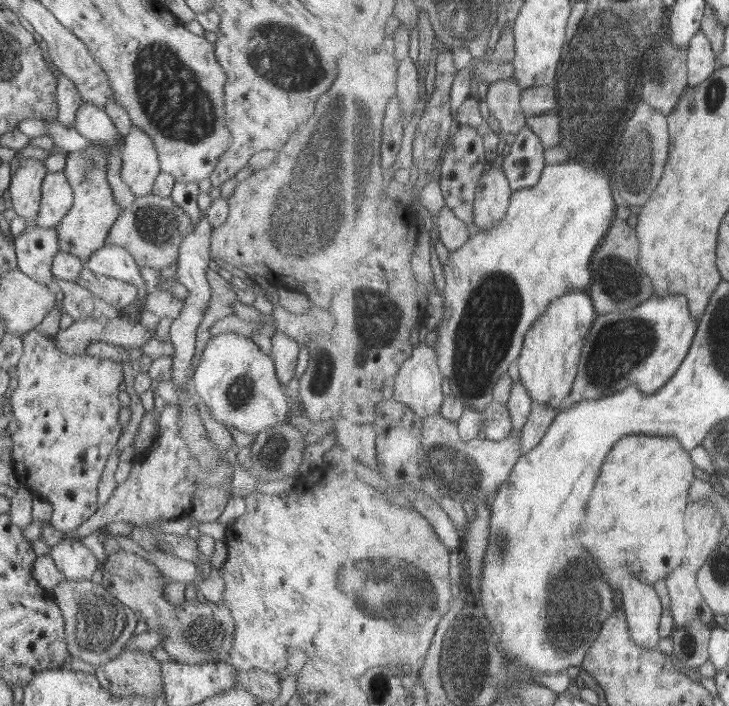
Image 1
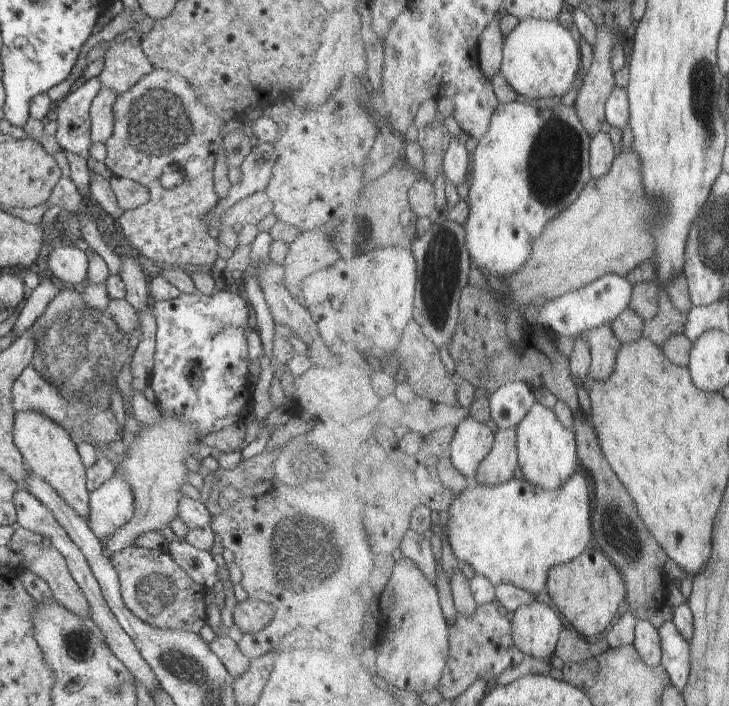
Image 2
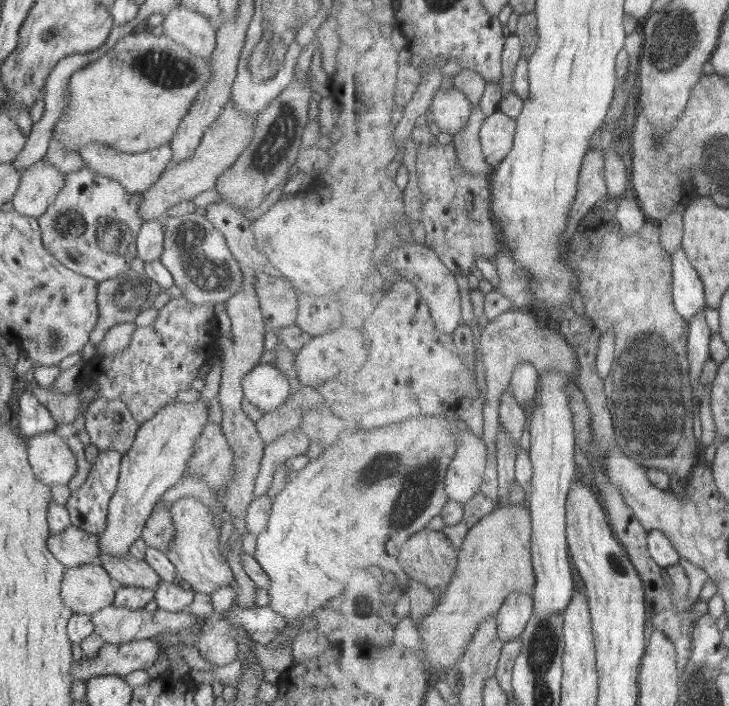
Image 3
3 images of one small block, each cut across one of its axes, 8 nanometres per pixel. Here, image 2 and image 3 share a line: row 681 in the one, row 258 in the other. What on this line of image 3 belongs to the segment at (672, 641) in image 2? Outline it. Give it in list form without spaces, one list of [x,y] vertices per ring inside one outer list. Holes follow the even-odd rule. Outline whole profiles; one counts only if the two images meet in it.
[[[683,247],[677,249],[672,258],[675,274],[674,301],[681,315],[691,320],[693,315],[709,308],[705,284]]]

